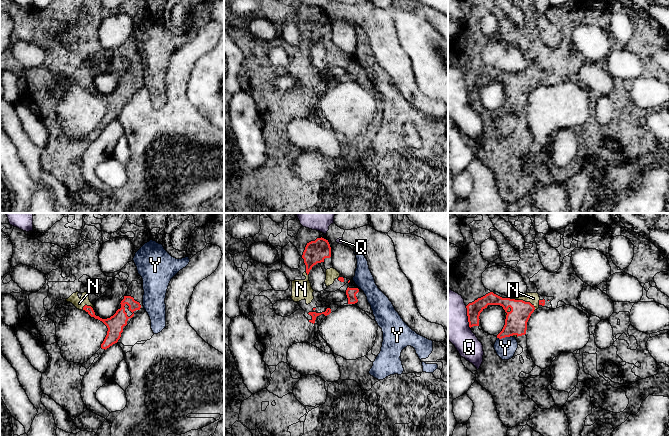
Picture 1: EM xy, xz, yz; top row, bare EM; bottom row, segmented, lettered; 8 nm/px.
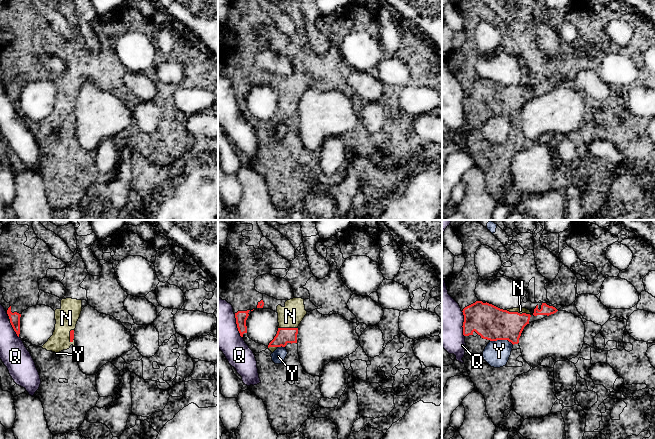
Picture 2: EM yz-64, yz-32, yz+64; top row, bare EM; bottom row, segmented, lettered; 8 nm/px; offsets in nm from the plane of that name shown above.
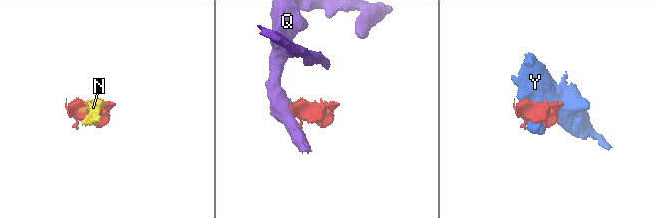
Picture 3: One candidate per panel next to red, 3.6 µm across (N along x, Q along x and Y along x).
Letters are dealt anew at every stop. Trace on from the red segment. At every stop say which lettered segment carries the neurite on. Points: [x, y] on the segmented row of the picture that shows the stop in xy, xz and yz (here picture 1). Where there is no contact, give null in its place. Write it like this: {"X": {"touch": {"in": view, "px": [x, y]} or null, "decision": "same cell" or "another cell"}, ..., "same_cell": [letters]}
{"N": {"touch": {"in": "yz", "px": [522, 300]}, "decision": "same cell"}, "Q": {"touch": {"in": "yz", "px": [468, 317]}, "decision": "another cell"}, "Y": {"touch": {"in": "yz", "px": [504, 337]}, "decision": "another cell"}, "same_cell": ["N"]}

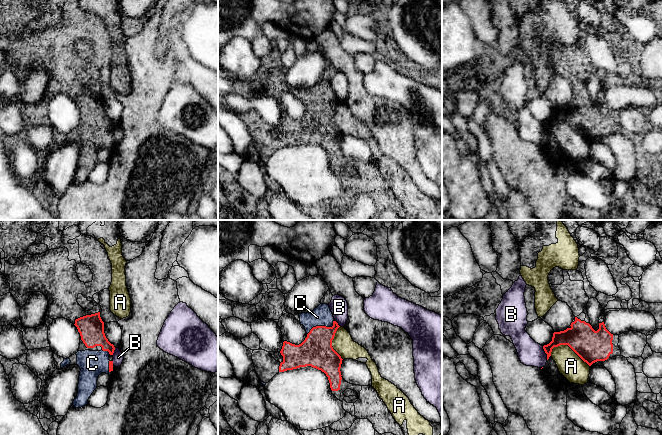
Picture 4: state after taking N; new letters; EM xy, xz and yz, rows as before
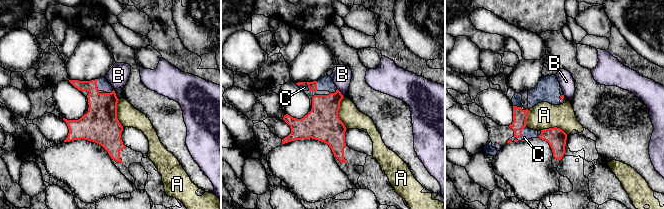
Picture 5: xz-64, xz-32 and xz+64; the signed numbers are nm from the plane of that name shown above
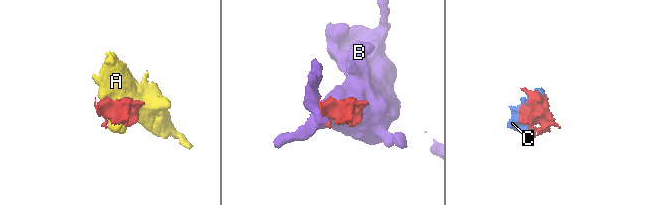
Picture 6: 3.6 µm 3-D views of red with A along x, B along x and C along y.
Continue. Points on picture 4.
{"A": {"touch": {"in": "yz", "px": [570, 347]}, "decision": "another cell"}, "B": {"touch": {"in": "yz", "px": [545, 352]}, "decision": "another cell"}, "C": {"touch": {"in": "xz", "px": [321, 326]}, "decision": "same cell"}, "same_cell": ["C"]}

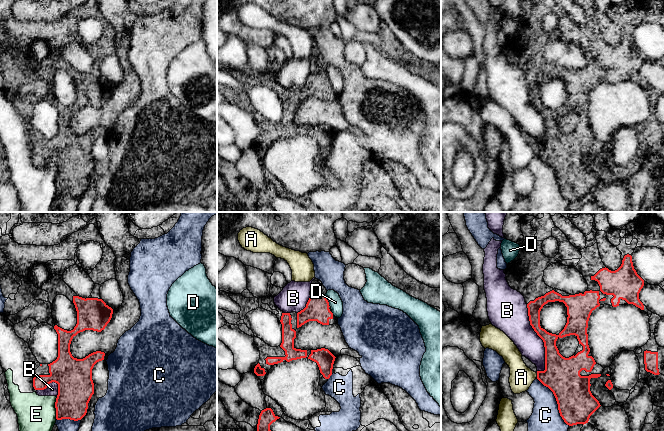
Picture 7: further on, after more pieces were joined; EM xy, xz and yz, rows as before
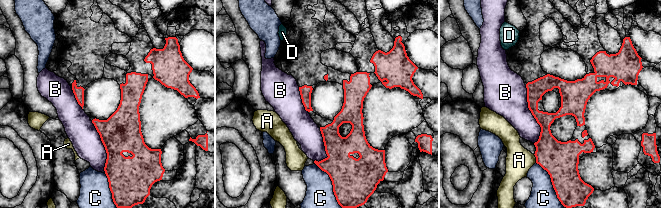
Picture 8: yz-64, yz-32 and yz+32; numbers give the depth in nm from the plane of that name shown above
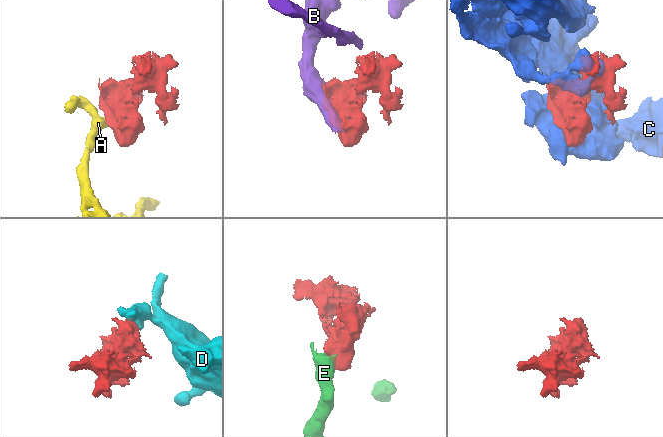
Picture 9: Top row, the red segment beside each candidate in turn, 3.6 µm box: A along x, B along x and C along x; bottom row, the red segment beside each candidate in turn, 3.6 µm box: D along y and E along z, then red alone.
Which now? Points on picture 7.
{"A": {"touch": {"in": "yz", "px": [537, 375]}, "decision": "another cell"}, "B": {"touch": {"in": "yz", "px": [540, 337]}, "decision": "another cell"}, "C": {"touch": {"in": "yz", "px": [557, 402]}, "decision": "another cell"}, "D": {"touch": {"in": "xz", "px": [327, 301]}, "decision": "another cell"}, "E": {"touch": {"in": "xy", "px": [55, 407]}, "decision": "another cell"}, "same_cell": []}

